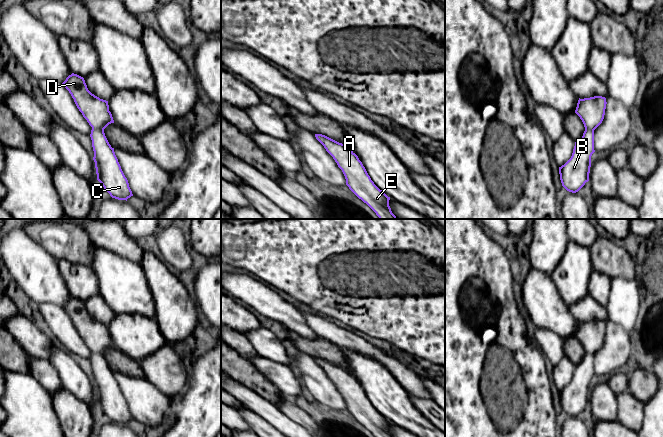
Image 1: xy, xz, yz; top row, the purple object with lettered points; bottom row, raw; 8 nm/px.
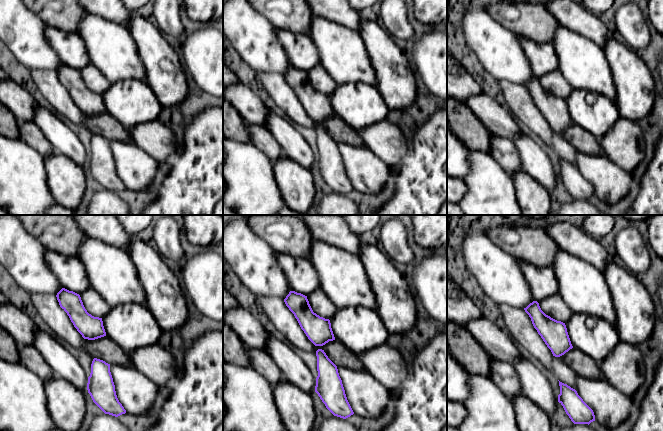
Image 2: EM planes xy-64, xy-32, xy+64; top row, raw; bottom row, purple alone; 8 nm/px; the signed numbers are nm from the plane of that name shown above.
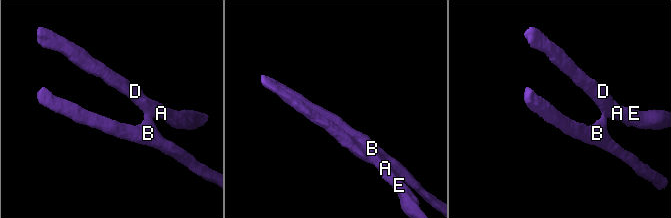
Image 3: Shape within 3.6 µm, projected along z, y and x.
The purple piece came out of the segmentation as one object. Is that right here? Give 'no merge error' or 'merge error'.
merge error

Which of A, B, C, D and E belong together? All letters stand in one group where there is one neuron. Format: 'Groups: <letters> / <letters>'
Groups: A D E / B C

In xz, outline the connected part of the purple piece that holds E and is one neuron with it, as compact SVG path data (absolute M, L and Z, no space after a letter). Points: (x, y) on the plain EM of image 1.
M325 359L318 365L333 381L345 400L346 409L359 423L375 437L392 437L389 430L390 421L374 408L353 375Z

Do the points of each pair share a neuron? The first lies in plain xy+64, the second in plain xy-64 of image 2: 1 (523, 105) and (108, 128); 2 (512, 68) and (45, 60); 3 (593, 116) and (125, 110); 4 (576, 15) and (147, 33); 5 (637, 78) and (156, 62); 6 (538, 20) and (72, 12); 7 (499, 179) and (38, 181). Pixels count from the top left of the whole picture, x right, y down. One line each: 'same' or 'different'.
1: different
2: same
3: same
4: different
5: same
6: same
7: same

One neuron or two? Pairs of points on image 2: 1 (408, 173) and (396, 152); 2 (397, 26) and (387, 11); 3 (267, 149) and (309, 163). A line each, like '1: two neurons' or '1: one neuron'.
1: two neurons
2: one neuron
3: two neurons

